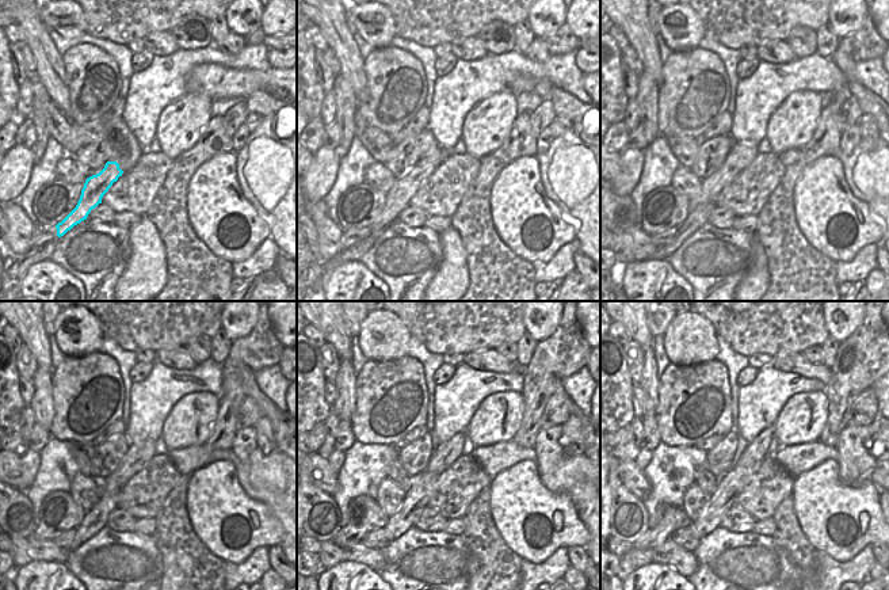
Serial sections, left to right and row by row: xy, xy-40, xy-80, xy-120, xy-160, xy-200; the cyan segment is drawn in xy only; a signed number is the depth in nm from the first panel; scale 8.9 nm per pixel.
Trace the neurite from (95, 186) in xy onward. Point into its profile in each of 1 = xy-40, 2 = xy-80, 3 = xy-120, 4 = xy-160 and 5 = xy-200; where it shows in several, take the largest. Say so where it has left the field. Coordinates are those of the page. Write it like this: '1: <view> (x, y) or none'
1: xy-40 (399, 197)
2: xy-80 (740, 155)
3: xy-120 (138, 455)
4: xy-160 (445, 455)
5: xy-200 (756, 450)

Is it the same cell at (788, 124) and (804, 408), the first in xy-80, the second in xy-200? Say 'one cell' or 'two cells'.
one cell

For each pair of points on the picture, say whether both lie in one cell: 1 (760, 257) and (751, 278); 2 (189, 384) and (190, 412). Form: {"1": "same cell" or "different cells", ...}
{"1": "same cell", "2": "different cells"}

